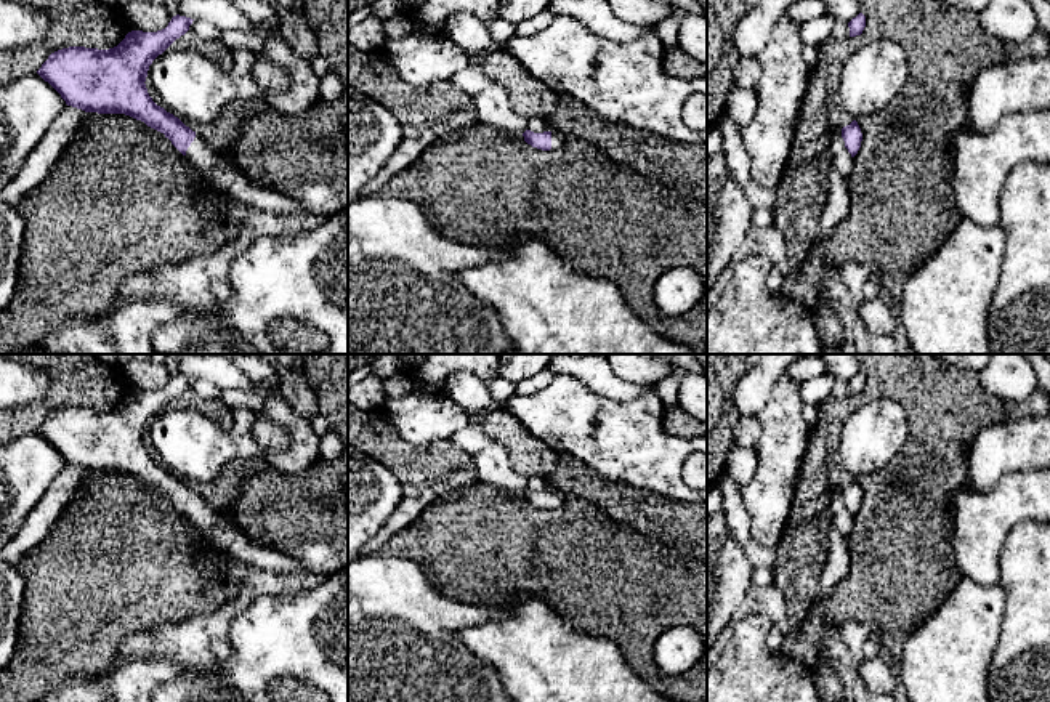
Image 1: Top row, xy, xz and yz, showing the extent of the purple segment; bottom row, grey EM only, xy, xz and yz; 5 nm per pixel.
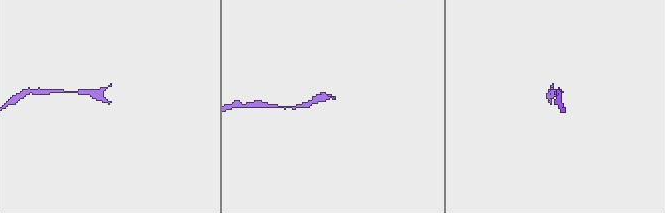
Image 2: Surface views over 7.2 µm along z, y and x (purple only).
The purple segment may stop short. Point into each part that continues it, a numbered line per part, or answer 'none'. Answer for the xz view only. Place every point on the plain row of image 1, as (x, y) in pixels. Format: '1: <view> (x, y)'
1: xz (558, 499)

